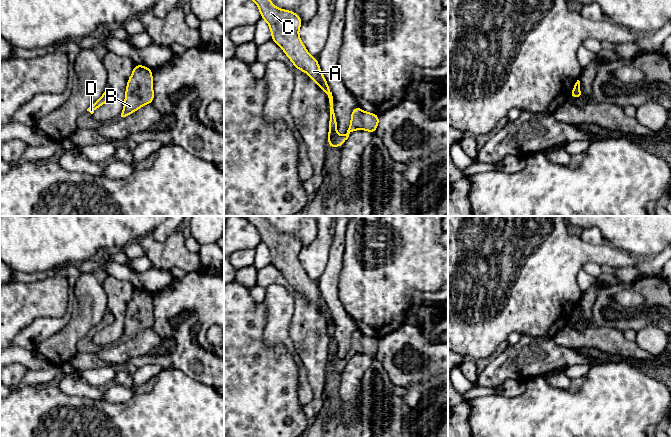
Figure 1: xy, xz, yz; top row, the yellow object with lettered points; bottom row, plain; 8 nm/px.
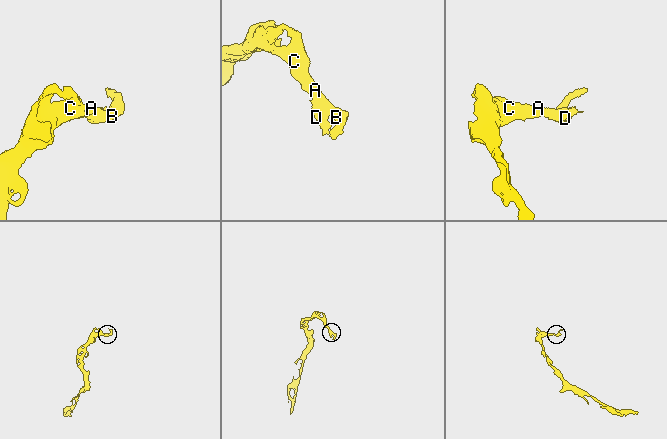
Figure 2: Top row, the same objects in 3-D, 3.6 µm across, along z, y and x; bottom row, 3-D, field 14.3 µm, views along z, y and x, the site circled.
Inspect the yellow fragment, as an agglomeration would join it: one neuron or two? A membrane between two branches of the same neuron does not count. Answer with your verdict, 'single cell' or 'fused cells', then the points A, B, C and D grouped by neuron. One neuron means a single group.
single cell; groups A B C D

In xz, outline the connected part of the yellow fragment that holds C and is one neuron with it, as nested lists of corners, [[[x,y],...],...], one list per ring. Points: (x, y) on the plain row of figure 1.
[[[239,216],[253,224],[270,252],[272,265],[276,267],[291,284],[294,291],[308,298],[329,322],[330,343],[328,367],[330,372],[342,370],[349,358],[356,354],[365,354],[375,358],[379,349],[379,339],[363,335],[359,330],[351,336],[351,345],[347,357],[337,357],[337,343],[333,333],[333,320],[326,302],[321,296],[317,282],[310,279],[299,260],[301,241],[290,234],[277,232],[263,216]]]

